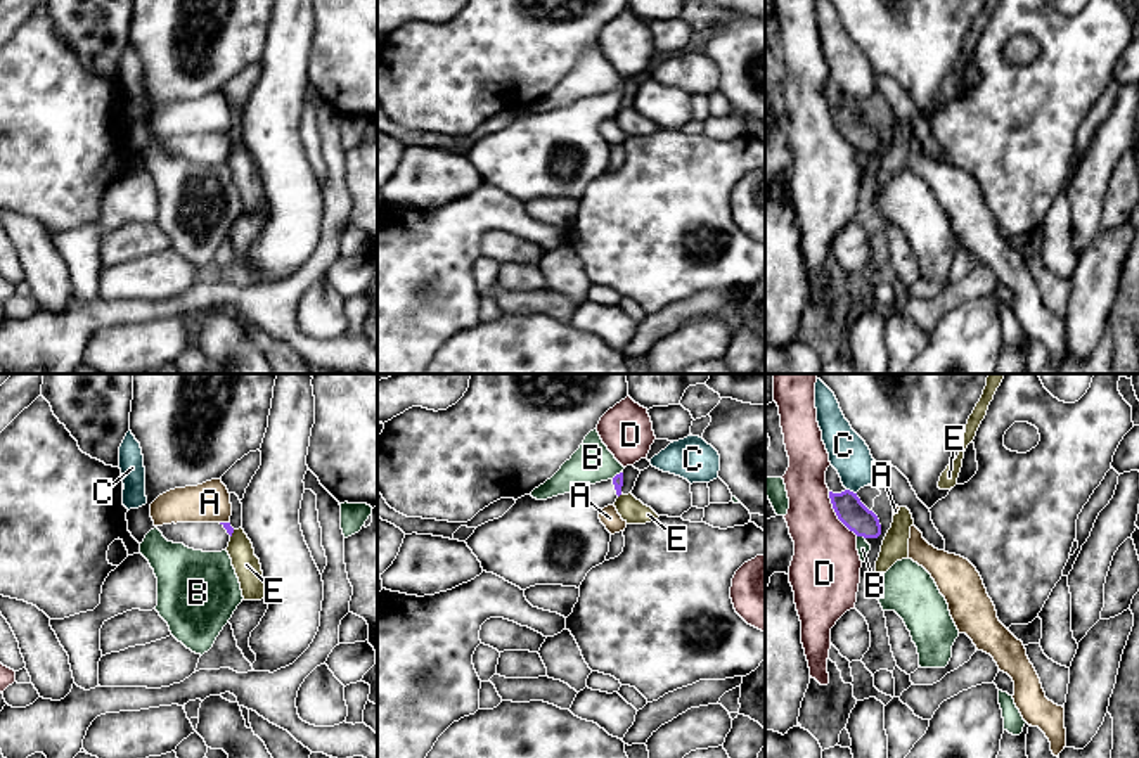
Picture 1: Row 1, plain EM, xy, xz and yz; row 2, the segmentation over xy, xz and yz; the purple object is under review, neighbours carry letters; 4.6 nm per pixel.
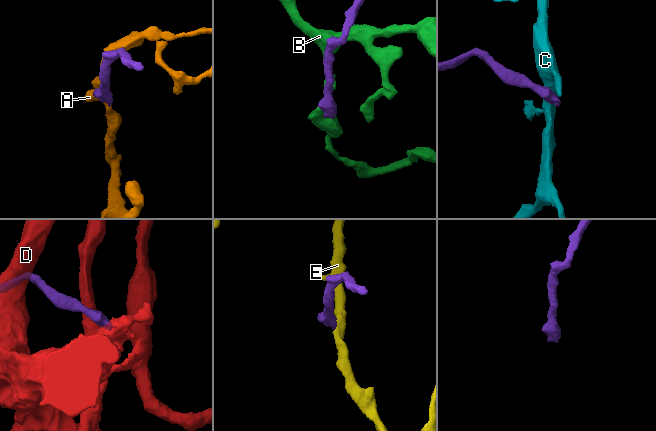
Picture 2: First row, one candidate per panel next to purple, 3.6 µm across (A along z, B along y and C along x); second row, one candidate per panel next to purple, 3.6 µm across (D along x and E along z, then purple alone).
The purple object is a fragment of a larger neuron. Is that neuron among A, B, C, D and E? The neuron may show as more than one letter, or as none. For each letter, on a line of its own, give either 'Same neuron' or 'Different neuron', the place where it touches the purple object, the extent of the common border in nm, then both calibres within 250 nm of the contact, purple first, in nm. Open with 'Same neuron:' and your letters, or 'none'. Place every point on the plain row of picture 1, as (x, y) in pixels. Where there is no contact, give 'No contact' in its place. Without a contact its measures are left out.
Same neuron: none
A: Different neuron. Touches purple at xy (224, 135). Shared border 40 nm. Thickness 40 nm (purple) against 190 nm
B: Different neuron. Touches purple at yz (861, 147). Shared border 40 nm. Thickness 140 nm (purple) against 60 nm
C: Different neuron. Touches purple at yz (852, 104). Shared border 50 nm. Thickness 140 nm (purple) against 190 nm
D: Different neuron. Touches purple at yz (836, 127). Shared border 240 nm. Thickness 140 nm (purple) against 320 nm
E: Different neuron. Touches purple at xy (232, 144). Shared border 40 nm. Thickness 40 nm (purple) against 120 nm

